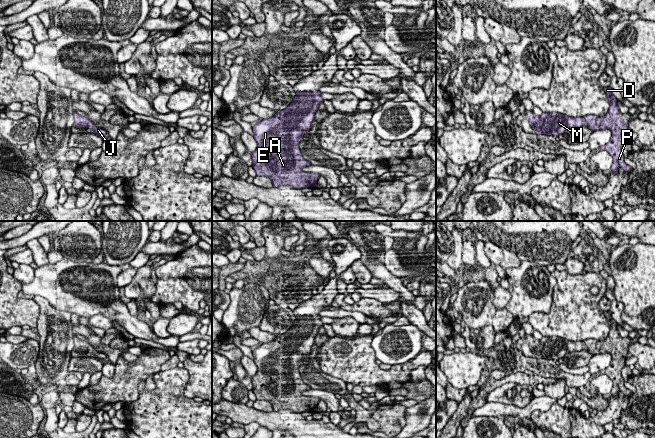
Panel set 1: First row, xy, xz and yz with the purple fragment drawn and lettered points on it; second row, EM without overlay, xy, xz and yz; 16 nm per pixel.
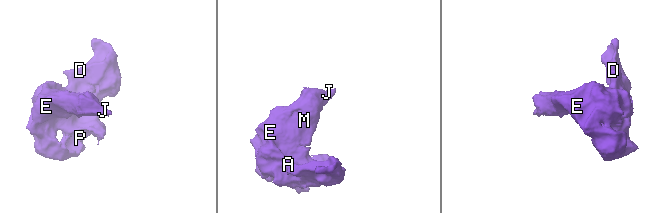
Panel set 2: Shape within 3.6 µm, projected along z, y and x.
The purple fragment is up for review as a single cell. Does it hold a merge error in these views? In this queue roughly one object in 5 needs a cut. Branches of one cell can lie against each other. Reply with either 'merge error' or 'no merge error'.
no merge error

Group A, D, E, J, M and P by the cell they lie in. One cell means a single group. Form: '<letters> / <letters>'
A D E J M P

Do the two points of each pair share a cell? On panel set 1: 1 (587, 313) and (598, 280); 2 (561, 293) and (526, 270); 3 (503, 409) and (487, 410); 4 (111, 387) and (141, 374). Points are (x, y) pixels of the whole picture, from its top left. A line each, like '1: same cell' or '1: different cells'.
1: same cell
2: different cells
3: same cell
4: same cell

